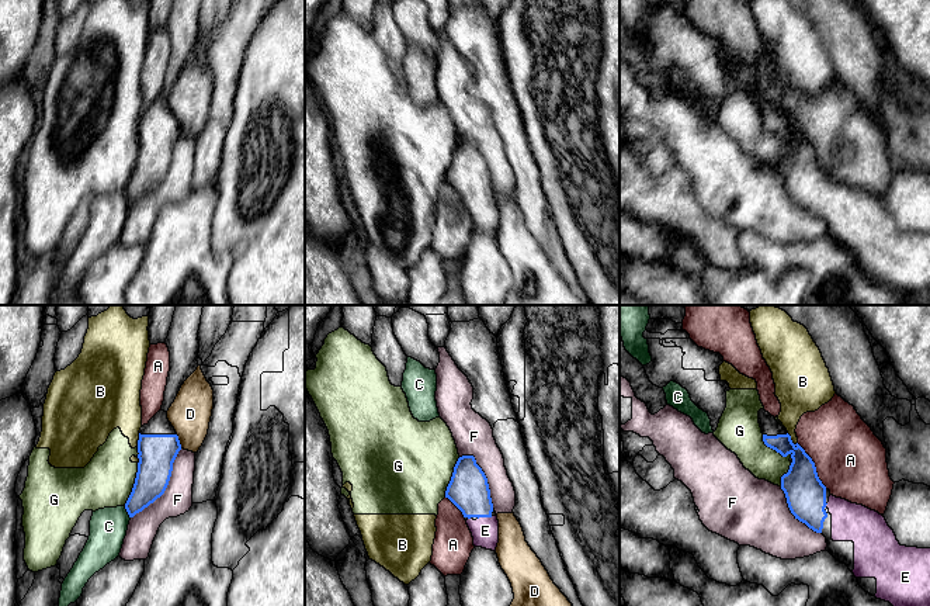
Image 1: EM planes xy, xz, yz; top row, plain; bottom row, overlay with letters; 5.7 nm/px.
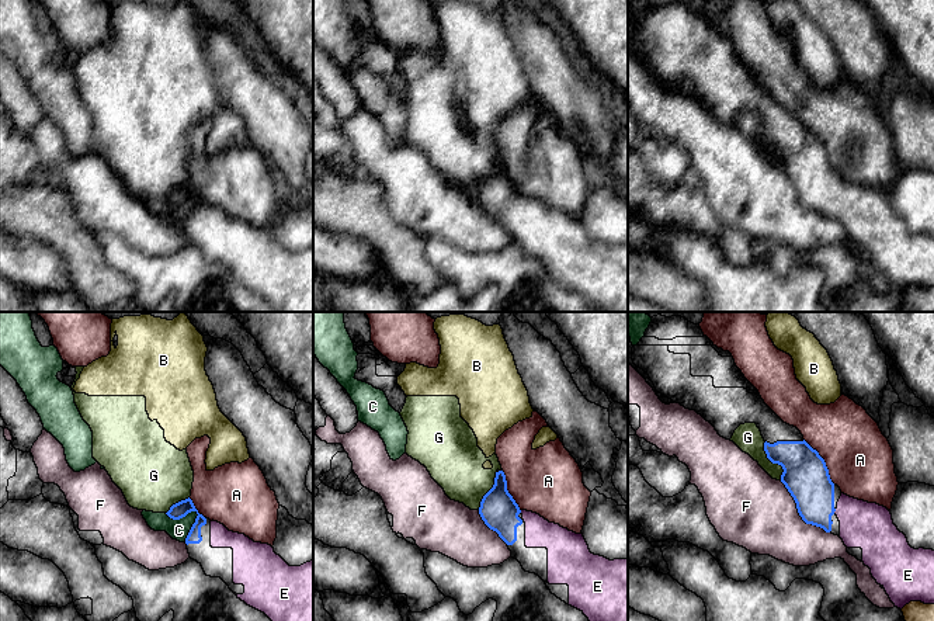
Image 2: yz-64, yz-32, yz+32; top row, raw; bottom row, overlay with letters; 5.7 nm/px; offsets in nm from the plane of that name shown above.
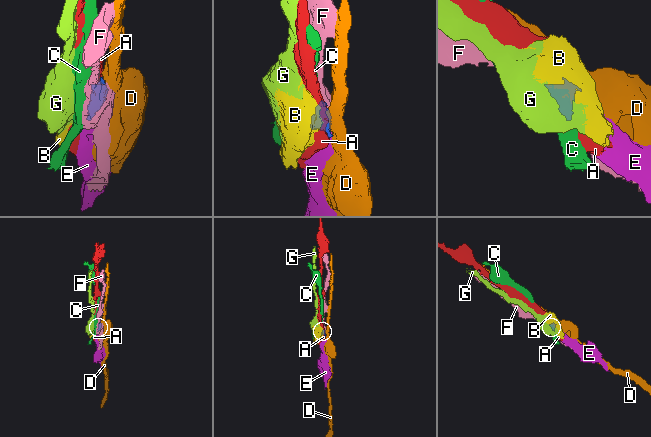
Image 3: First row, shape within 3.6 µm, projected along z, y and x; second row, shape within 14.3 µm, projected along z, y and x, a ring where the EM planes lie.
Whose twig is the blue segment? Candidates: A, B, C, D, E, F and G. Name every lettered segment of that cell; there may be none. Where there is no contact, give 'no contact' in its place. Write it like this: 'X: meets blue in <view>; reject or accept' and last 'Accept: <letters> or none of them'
A: meets blue in yz; reject
B: meets blue in yz; reject
C: meets blue in xy; reject
D: meets blue in xy; reject
E: meets blue in xz; accept
F: meets blue in xy; reject
G: meets blue in xy; reject
Accept: E

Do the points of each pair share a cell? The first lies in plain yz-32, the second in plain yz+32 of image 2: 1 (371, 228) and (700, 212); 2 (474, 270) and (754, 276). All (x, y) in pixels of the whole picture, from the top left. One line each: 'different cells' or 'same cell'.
1: same cell
2: different cells

